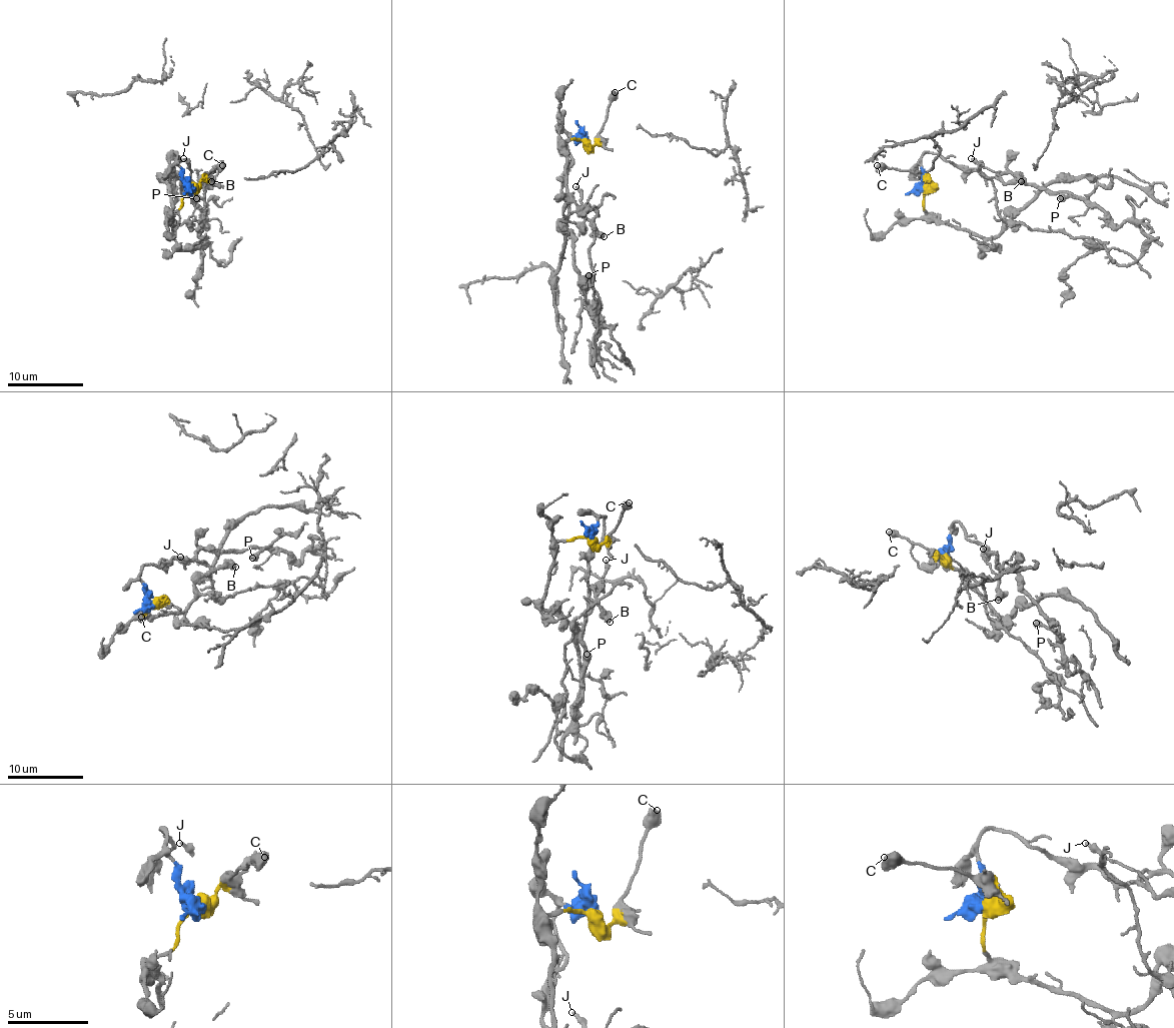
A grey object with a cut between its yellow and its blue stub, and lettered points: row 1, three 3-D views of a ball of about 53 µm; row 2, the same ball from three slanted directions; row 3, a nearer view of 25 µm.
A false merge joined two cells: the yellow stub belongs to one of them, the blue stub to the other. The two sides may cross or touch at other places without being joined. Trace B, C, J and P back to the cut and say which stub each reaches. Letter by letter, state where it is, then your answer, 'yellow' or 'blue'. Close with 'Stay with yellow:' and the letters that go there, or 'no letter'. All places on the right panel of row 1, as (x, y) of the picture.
B: (1021, 181) | blue
C: (877, 165) | yellow
J: (971, 158) | blue
P: (1060, 198) | blue
Stay with yellow: C

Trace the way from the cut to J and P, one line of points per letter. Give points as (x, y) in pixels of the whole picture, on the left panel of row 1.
J: (191, 189), (174, 153), (180, 161), (168, 170), (176, 178), (189, 176), (189, 165), (183, 159)
P: (191, 189), (174, 153), (180, 161), (168, 170), (176, 178), (174, 172), (183, 191), (197, 198)

